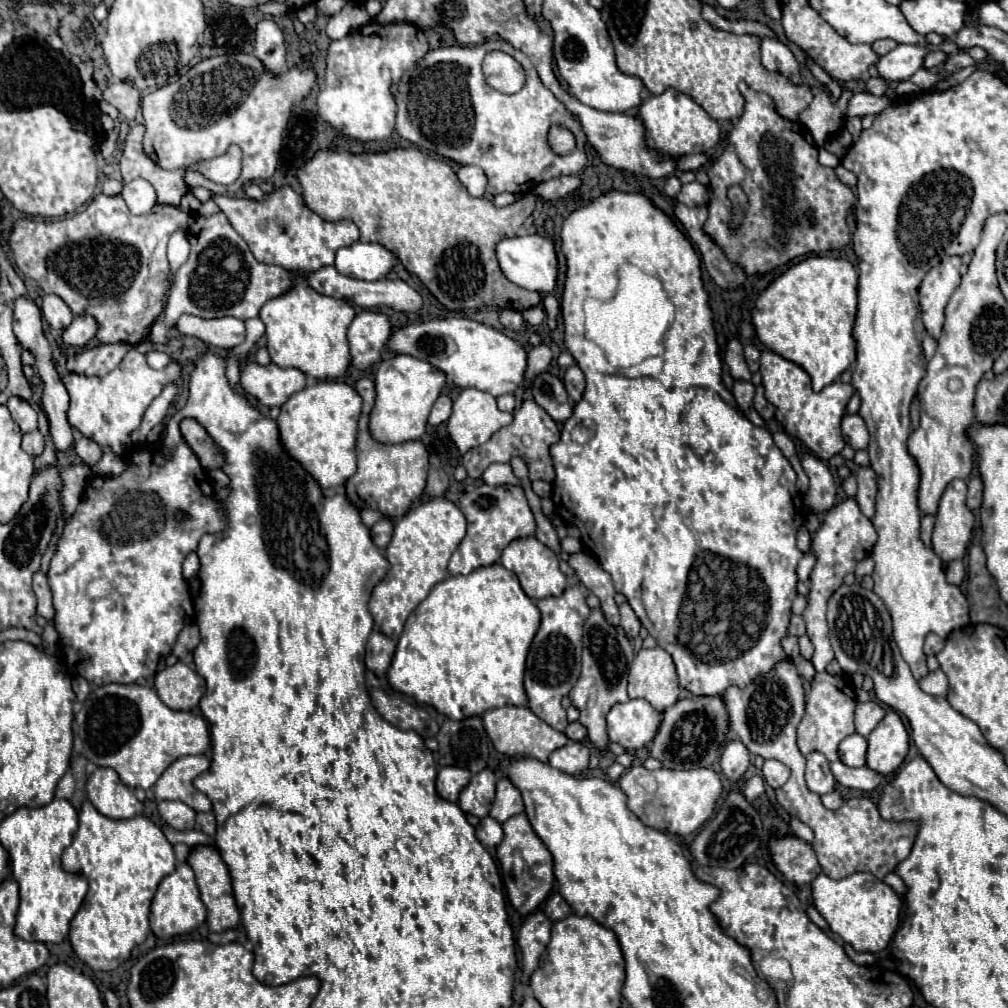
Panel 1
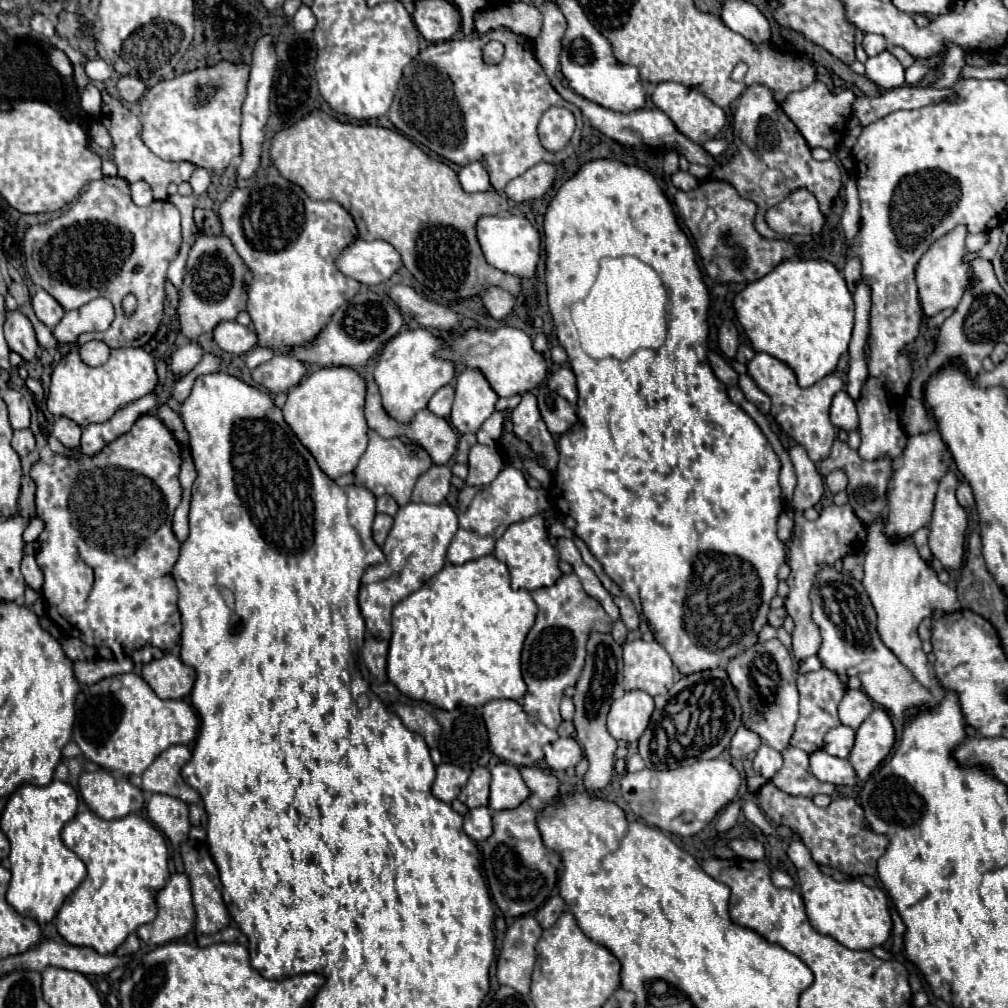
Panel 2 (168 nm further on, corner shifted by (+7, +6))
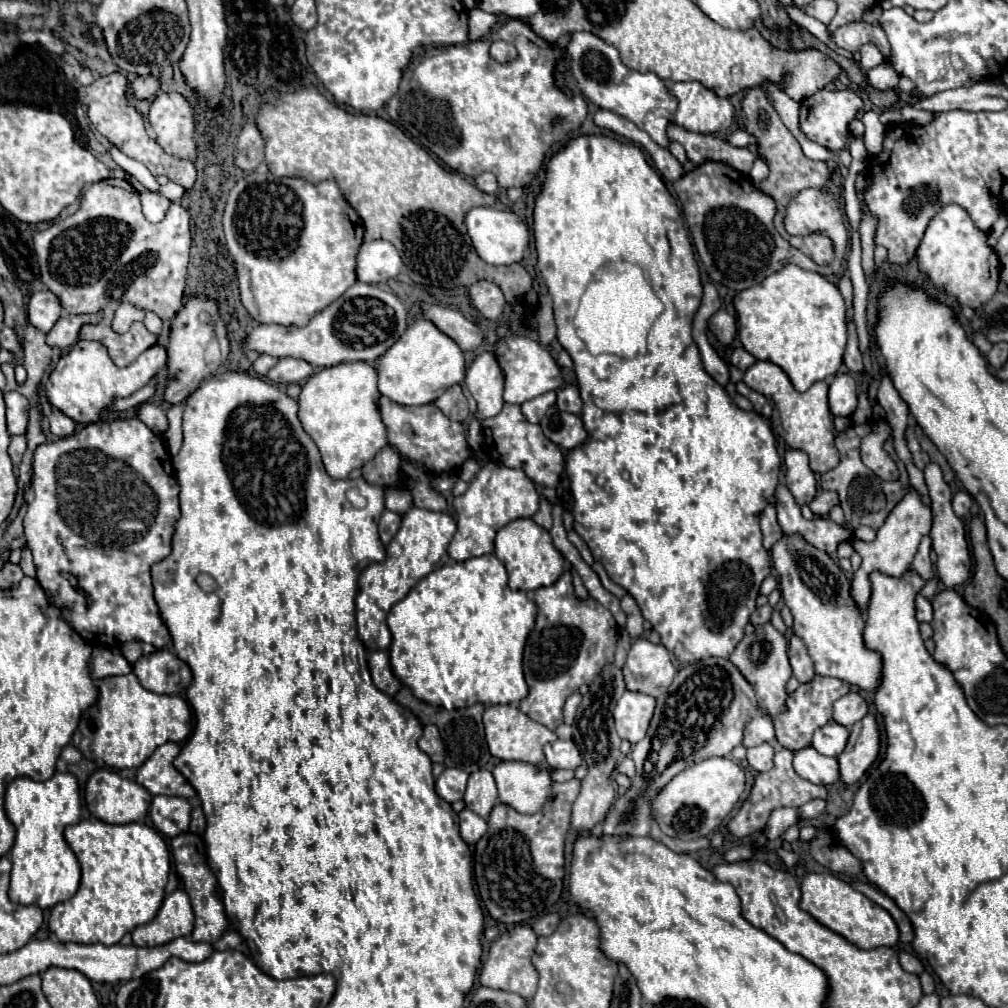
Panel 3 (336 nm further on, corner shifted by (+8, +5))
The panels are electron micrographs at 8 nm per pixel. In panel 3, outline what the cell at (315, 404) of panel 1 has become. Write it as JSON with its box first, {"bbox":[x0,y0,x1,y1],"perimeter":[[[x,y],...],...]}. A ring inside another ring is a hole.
{"bbox":[298,362,388,478],"perimeter":[[[344,362],[320,370],[302,386],[298,398],[304,430],[322,452],[326,472],[332,478],[348,478],[354,468],[362,468],[382,448],[388,446],[386,426],[378,410],[378,372],[368,362]]]}

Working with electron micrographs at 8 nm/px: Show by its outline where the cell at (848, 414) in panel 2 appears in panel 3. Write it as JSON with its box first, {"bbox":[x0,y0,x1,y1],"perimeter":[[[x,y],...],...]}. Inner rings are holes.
{"bbox":[828,374,856,416],"perimeter":[[[838,374],[830,382],[828,402],[834,416],[850,416],[856,410],[856,382],[850,374]]]}

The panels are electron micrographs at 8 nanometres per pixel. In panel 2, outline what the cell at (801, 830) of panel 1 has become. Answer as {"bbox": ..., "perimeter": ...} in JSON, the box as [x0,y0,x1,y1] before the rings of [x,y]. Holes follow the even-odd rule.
{"bbox":[789,841,891,949],"perimeter":[[[793,841],[789,845],[789,859],[797,867],[797,877],[801,885],[801,897],[805,901],[805,911],[811,925],[849,949],[873,949],[883,945],[891,935],[891,915],[887,905],[887,895],[879,887],[867,887],[863,881],[849,877],[849,879],[833,879],[825,875],[809,857],[809,851],[803,841]]]}

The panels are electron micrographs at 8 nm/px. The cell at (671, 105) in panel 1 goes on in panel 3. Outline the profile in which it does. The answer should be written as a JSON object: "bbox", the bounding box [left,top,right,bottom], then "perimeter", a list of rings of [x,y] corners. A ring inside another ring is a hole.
{"bbox":[670,82,734,134],"perimeter":[[[674,82],[670,92],[678,98],[674,122],[686,130],[700,134],[726,132],[734,122],[734,104],[730,98],[720,98],[700,82]]]}

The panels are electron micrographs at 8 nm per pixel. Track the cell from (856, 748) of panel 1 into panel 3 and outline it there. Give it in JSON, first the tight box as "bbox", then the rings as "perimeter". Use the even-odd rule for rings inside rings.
{"bbox":[812,722,848,758],"perimeter":[[[830,722],[814,732],[812,748],[816,748],[824,756],[836,758],[844,750],[846,738],[848,738],[848,728],[836,724],[836,722]]]}

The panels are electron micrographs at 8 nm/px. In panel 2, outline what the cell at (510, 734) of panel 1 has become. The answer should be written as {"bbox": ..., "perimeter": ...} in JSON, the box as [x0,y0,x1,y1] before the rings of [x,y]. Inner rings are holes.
{"bbox":[483,699,559,765],"perimeter":[[[511,699],[489,701],[483,707],[483,719],[485,719],[485,725],[487,725],[491,751],[499,759],[503,759],[511,765],[535,765],[537,761],[543,759],[543,745],[559,739],[557,731],[547,729],[539,719],[525,713],[523,707],[517,701],[511,701]]]}

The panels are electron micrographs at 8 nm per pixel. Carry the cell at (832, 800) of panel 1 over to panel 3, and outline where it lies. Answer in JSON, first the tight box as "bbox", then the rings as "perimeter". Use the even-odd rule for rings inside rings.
{"bbox":[798,800,826,824],"perimeter":[[[810,800],[806,804],[802,804],[798,808],[798,816],[800,816],[800,824],[806,822],[806,820],[816,820],[826,808],[826,802],[824,800]]]}

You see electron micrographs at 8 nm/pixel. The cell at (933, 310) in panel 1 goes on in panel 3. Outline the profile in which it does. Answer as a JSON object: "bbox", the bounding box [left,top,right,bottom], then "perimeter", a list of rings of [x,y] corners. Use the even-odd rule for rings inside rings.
{"bbox":[918,204,1000,308],"perimeter":[[[958,204],[944,206],[928,224],[918,248],[920,270],[936,284],[936,288],[950,292],[962,306],[980,308],[998,289],[1000,260],[988,244],[988,234],[978,230],[968,212]]]}

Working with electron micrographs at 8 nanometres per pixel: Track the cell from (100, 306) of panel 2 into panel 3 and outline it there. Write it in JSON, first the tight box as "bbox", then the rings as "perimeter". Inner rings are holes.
{"bbox":[48,314,100,348],"perimeter":[[[62,314],[58,322],[54,324],[54,330],[48,332],[48,346],[52,348],[68,348],[74,342],[78,342],[78,332],[82,324],[96,324],[100,314],[88,314],[88,316],[72,316],[72,314]]]}

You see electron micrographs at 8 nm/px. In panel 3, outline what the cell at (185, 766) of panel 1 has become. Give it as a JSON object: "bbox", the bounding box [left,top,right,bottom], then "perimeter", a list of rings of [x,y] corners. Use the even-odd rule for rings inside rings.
{"bbox":[136,742,196,798],"perimeter":[[[166,742],[154,750],[154,754],[138,768],[136,782],[142,784],[150,794],[166,794],[180,798],[196,798],[196,790],[190,782],[174,768],[172,760],[178,756],[178,744]]]}

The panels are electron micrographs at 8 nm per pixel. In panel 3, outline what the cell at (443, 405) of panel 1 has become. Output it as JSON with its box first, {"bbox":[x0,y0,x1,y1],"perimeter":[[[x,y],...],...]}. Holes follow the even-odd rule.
{"bbox":[434,384,470,422],"perimeter":[[[460,384],[450,386],[436,402],[434,402],[450,420],[454,422],[466,422],[470,418],[470,408],[468,408],[468,400],[462,392]]]}

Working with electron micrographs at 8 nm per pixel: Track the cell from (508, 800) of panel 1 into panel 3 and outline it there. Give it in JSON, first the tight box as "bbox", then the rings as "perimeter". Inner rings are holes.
{"bbox":[492,762,552,814],"perimeter":[[[500,762],[492,774],[498,786],[500,802],[522,814],[536,814],[552,790],[550,770],[528,762]]]}

